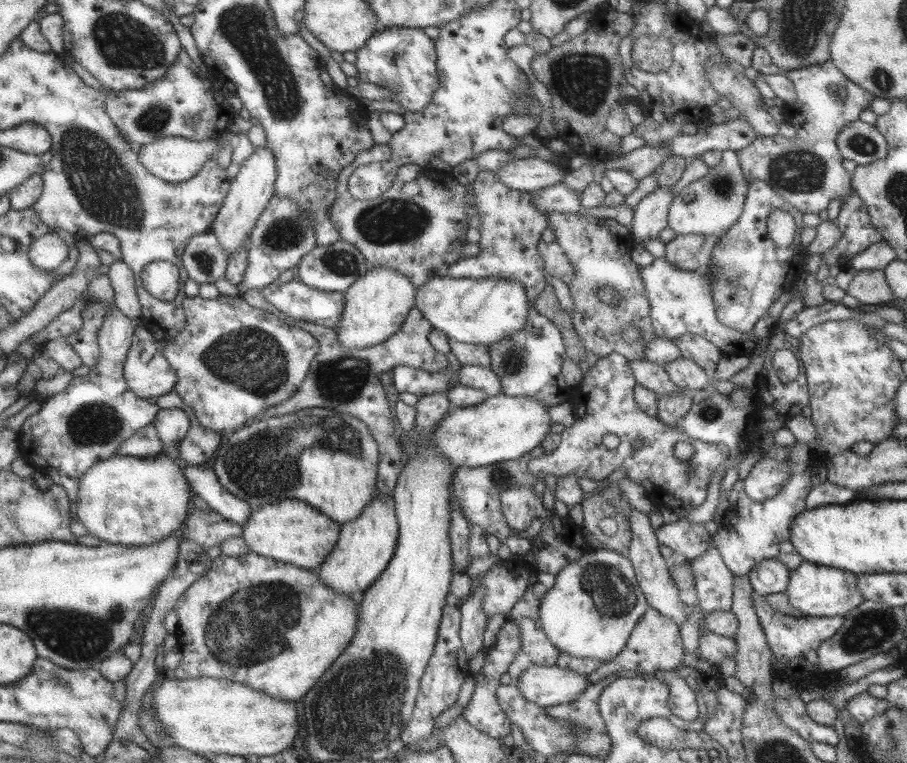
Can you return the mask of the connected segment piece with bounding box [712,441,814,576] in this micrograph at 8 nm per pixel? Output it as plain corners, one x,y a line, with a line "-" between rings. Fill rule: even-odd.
796,441
794,446
789,446
790,477
778,494
764,502
752,500
744,491
744,481
740,478
728,493
730,509
723,516
724,519
712,539
734,575
747,576
764,558
779,558
780,542
790,540
790,526
794,518
807,509
806,497
814,487
813,457
808,443

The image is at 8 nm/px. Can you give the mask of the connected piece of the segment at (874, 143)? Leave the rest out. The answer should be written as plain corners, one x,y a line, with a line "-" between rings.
861,119
846,124
838,134
837,143
843,158
854,160
858,165
885,160
888,156
886,137
874,125

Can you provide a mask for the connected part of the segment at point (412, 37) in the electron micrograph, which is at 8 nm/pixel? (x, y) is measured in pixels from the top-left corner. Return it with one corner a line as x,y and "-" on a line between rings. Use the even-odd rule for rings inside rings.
390,26
379,28
366,44
356,52
356,62
358,70
358,81
380,85
390,91
389,100
399,103
405,111
418,113
431,102
432,95
439,86
439,76
436,66
436,43
419,28
404,28

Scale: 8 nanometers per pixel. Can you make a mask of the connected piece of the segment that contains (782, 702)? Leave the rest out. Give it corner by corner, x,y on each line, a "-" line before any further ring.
799,692
784,699
778,699
774,695
774,706
776,708
776,714
780,715
782,722
792,728
792,730
795,730
809,743
821,742
835,747
837,746
839,738
834,727
824,726
814,722
808,716
806,704
800,698

